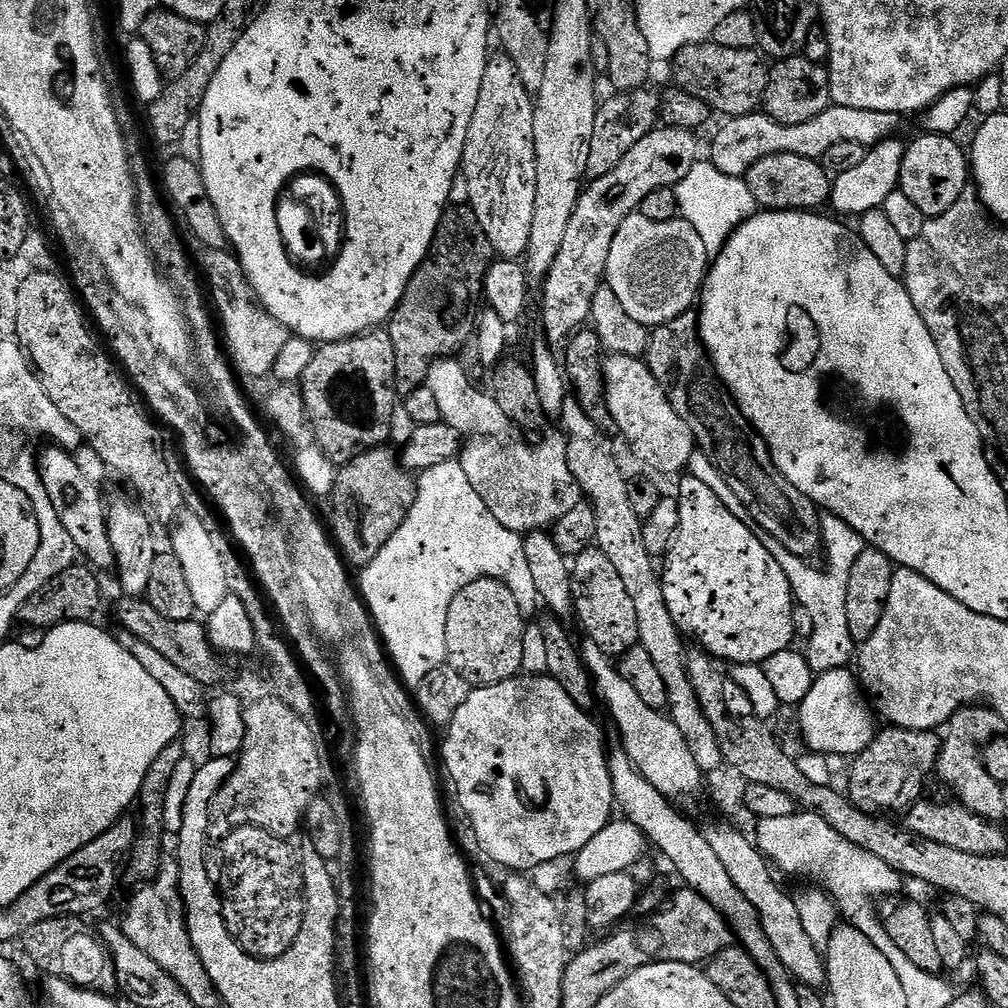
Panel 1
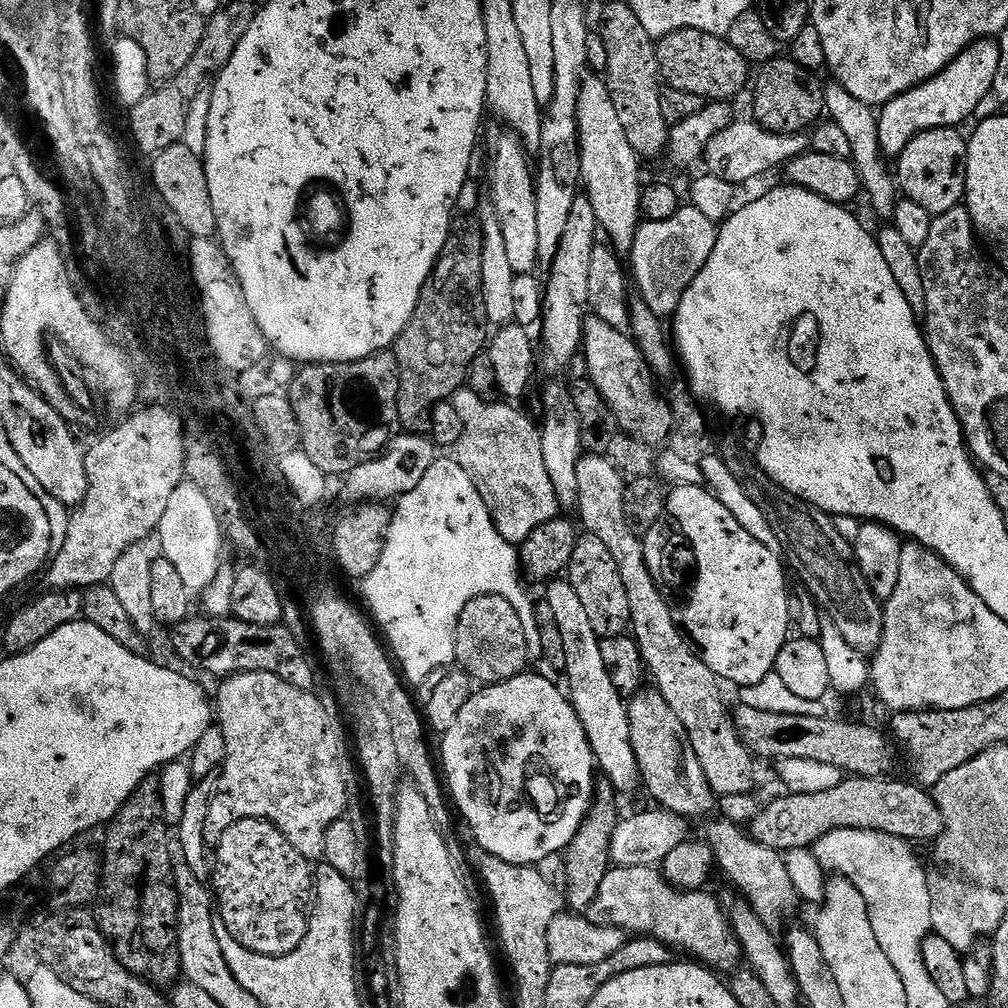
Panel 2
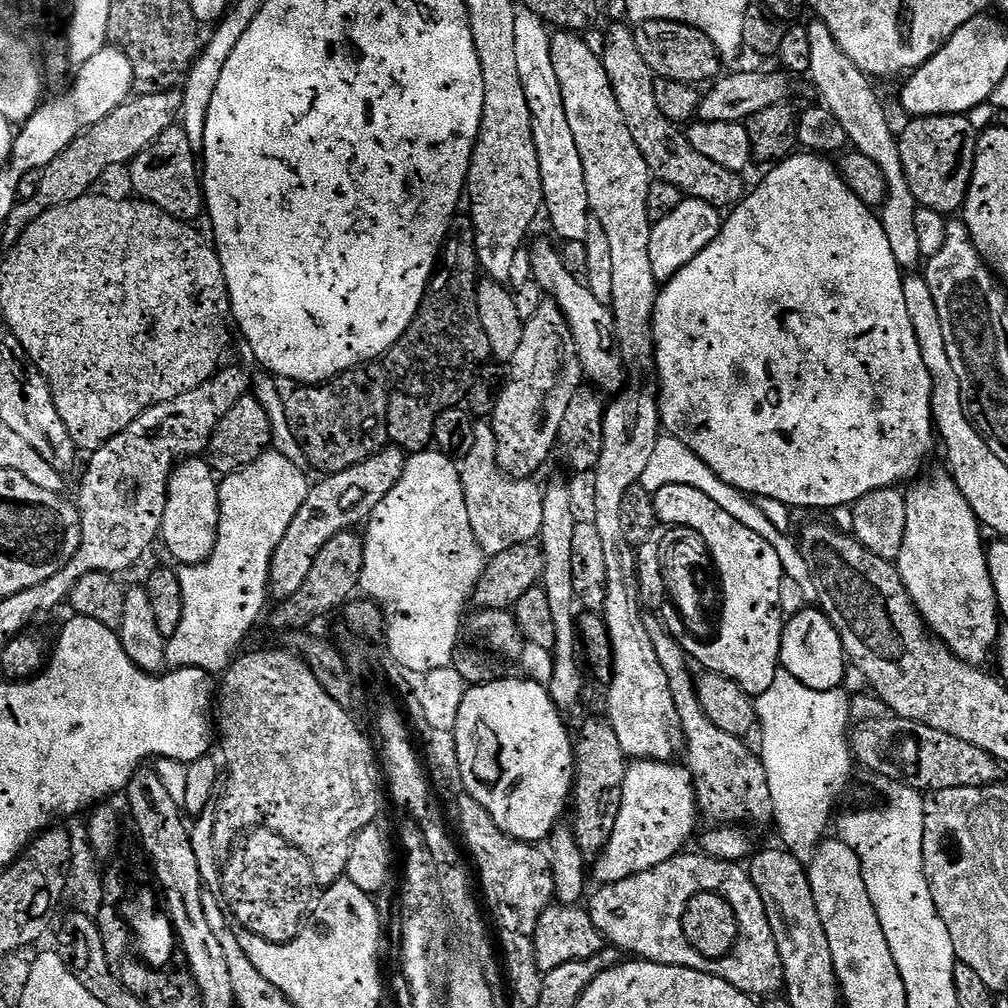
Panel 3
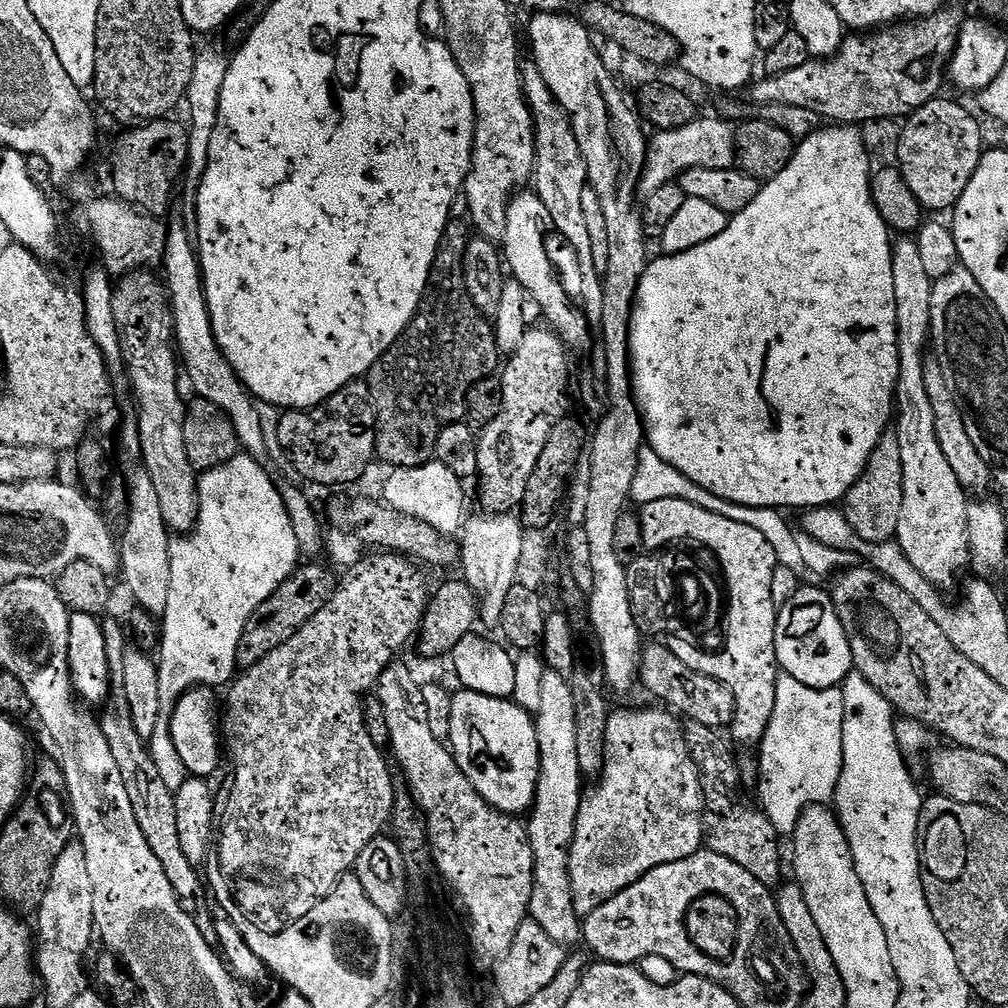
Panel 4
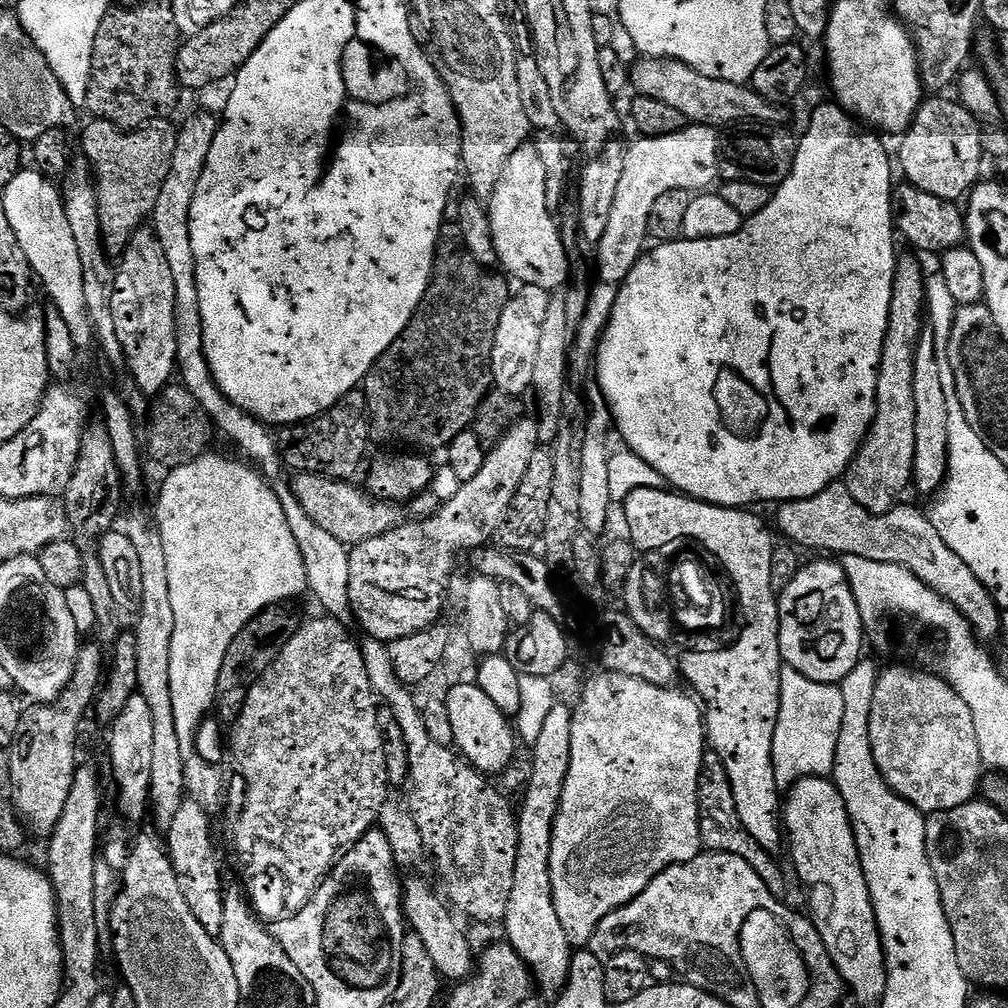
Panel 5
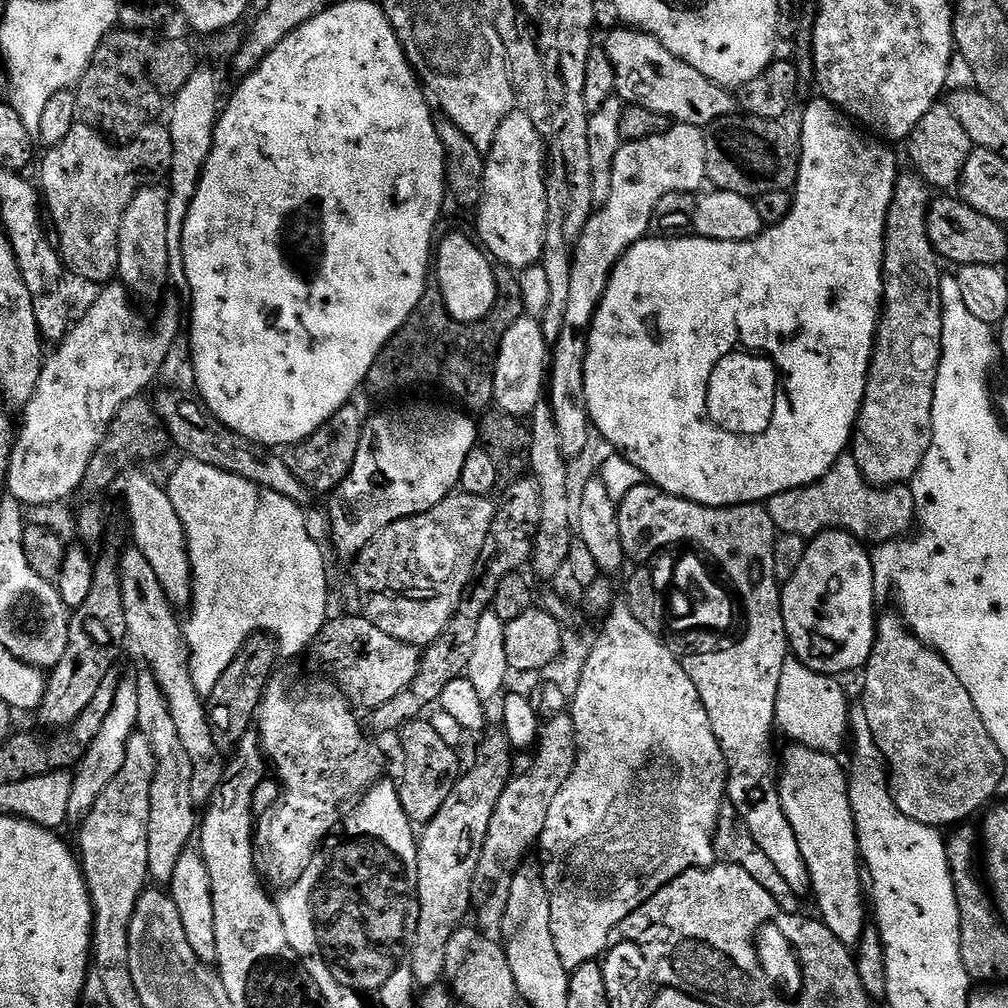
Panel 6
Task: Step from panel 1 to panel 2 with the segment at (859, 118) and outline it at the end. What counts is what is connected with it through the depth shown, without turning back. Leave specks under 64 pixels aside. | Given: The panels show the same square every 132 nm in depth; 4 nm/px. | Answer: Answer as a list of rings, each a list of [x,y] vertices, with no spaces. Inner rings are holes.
[[[737,119],[730,126],[726,126],[722,134],[714,134],[710,146],[706,146],[704,151],[703,163],[708,164],[707,171],[722,178],[727,184],[739,186],[747,180],[756,180],[759,176],[774,171],[779,164],[780,167],[787,165],[795,156],[801,156],[802,153],[809,151],[810,140],[807,135],[779,136],[766,131],[761,124],[748,120]]]

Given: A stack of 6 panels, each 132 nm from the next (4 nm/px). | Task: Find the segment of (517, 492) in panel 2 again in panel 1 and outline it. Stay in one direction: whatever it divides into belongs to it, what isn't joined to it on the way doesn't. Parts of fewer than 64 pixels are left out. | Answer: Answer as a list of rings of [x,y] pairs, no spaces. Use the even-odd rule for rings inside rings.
[[[459,359],[437,360],[430,370],[426,386],[434,390],[438,407],[444,415],[443,423],[451,426],[460,436],[462,447],[458,459],[462,470],[466,470],[466,478],[470,478],[470,486],[478,490],[478,498],[486,502],[490,514],[494,514],[494,518],[498,518],[506,530],[527,534],[551,529],[566,513],[574,510],[574,506],[582,503],[580,483],[570,470],[568,441],[563,435],[548,436],[541,444],[527,444],[524,441],[525,433],[519,425],[506,416],[502,406],[498,406],[495,395],[476,389],[479,387],[468,377],[466,370],[462,370]]]

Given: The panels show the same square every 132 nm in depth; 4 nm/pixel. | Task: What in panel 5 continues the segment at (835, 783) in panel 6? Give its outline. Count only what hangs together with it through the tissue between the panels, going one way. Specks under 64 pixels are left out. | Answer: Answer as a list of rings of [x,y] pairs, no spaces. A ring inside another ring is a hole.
[[[811,776],[805,780],[799,780],[797,784],[793,784],[791,788],[787,789],[786,799],[782,804],[782,827],[786,833],[787,847],[792,847],[792,864],[796,867],[796,872],[800,875],[800,880],[806,887],[812,888],[808,892],[808,904],[812,907],[810,911],[810,919],[815,924],[818,934],[822,938],[822,942],[826,946],[826,950],[830,954],[830,958],[836,963],[836,968],[840,972],[840,977],[844,979],[845,989],[853,996],[860,1004],[876,1004],[879,1005],[884,998],[884,991],[888,985],[888,968],[884,964],[884,944],[880,940],[880,927],[876,921],[876,911],[872,905],[872,895],[866,886],[866,874],[862,870],[862,862],[858,854],[858,846],[854,838],[854,830],[852,823],[848,817],[846,810],[846,802],[842,802],[842,794],[836,789],[835,783],[831,779],[821,778],[818,776]]]

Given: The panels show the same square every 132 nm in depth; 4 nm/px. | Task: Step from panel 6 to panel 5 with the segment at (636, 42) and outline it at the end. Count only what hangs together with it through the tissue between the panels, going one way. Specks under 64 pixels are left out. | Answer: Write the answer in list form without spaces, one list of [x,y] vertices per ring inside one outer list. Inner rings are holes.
[[[640,58],[637,61],[630,68],[631,87],[636,87],[639,95],[658,98],[658,102],[666,102],[674,106],[674,110],[682,110],[684,117],[693,124],[735,126],[741,122],[775,121],[777,105],[759,96],[748,84],[735,84],[698,74],[698,70],[677,60]]]

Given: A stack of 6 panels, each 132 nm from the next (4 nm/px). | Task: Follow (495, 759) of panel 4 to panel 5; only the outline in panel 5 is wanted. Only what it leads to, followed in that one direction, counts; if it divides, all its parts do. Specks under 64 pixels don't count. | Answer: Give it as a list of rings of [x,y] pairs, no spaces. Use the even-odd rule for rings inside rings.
[[[479,684],[454,686],[446,693],[446,703],[450,710],[450,726],[454,726],[455,747],[477,771],[483,774],[500,772],[515,758],[517,733],[509,717],[504,716],[490,698],[486,698]]]

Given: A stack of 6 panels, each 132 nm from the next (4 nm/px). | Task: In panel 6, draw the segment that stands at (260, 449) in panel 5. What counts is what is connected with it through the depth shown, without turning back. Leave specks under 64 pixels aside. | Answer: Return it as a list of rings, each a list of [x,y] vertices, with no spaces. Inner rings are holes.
[[[204,66],[197,67],[196,73],[178,90],[176,96],[171,97],[170,112],[172,108],[172,117],[166,120],[170,130],[170,138],[174,142],[174,158],[172,159],[172,170],[166,180],[166,191],[168,194],[168,209],[166,210],[166,226],[168,227],[168,275],[171,283],[177,284],[180,290],[187,289],[188,279],[186,278],[186,266],[182,258],[182,230],[186,226],[186,214],[190,210],[190,202],[200,185],[200,175],[204,172],[204,164],[210,158],[212,153],[212,143],[216,133],[216,122],[218,113],[222,108],[222,99],[220,100],[220,88],[216,85],[216,76],[210,69]]]

